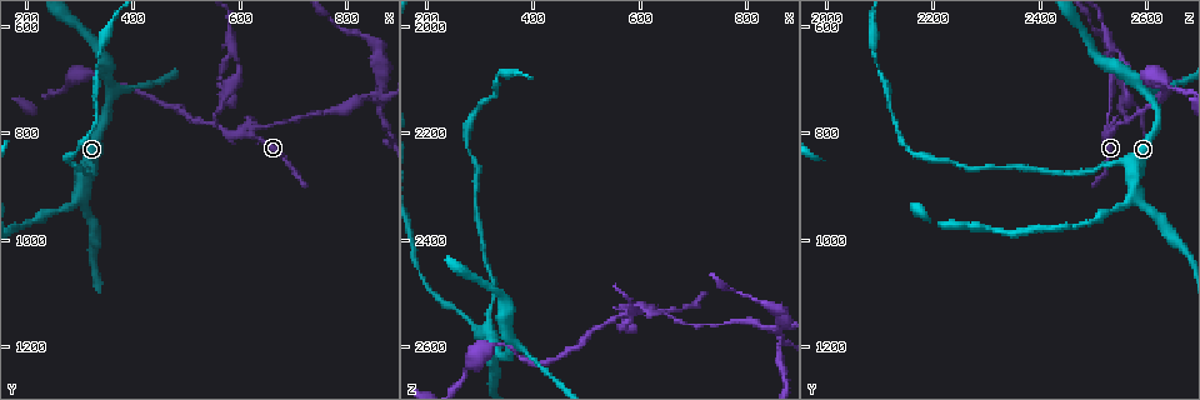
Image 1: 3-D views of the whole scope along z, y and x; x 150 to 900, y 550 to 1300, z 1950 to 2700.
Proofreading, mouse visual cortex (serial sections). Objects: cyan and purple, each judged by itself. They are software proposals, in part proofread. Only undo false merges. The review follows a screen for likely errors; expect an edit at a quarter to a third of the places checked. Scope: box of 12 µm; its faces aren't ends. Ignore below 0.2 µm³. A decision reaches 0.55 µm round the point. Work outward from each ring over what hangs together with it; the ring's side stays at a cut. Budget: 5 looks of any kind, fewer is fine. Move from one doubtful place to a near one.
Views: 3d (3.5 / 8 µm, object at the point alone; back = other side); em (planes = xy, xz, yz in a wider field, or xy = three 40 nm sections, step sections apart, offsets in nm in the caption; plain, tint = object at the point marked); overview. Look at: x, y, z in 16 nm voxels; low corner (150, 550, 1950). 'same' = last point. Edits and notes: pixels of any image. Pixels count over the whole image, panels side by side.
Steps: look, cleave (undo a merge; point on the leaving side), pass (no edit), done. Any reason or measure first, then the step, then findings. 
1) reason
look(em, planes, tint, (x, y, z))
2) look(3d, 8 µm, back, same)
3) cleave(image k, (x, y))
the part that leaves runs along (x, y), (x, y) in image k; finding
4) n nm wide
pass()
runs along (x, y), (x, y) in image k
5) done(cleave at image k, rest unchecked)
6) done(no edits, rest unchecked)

arms part here
look(3d, 3.5 µm, (360, 730, 2600))

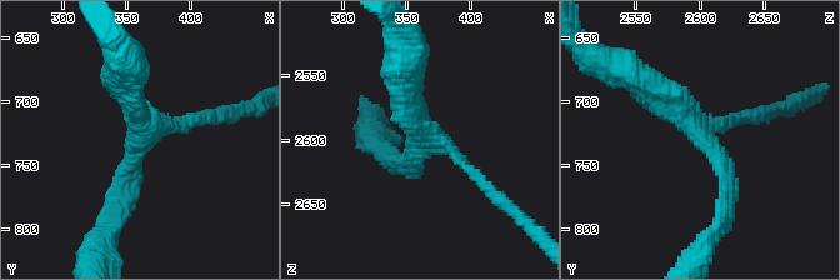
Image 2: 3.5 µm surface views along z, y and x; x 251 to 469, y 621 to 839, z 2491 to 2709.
3 arms; arms of 150, 200, 350 nm; need the tissue
look(em, xy, step 1, tint, (362, 728, 2602))

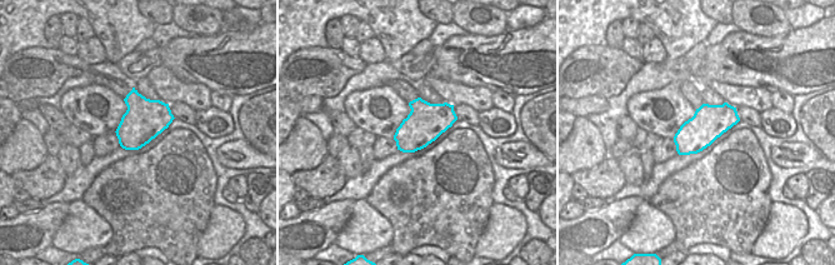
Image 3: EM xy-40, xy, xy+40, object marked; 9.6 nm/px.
look(em, xy, step 3, tint, same)

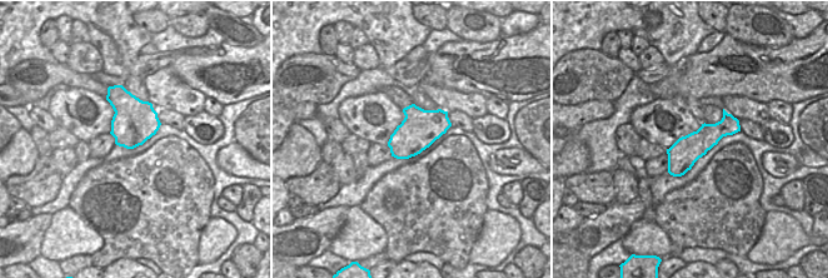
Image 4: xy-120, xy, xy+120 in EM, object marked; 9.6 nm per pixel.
pass()
runs along (736, 123), (707, 135), (671, 169) in image 4; one cell here

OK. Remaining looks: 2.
arms part here
look(3d, 8 µm, (580, 800, 2535))

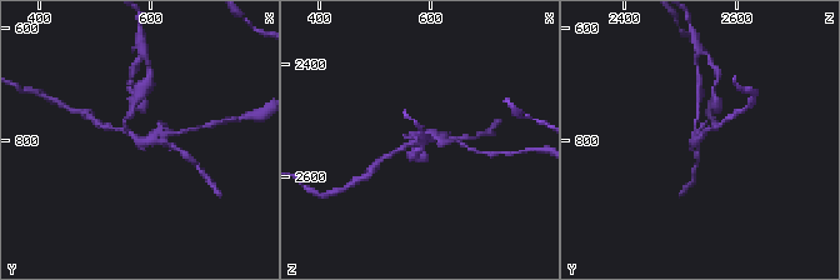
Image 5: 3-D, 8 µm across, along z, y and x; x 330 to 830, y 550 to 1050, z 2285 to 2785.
3 arms; arms of 100, 150, 150 nm
look(em, xy, step 5, tint, (575, 800, 2535))

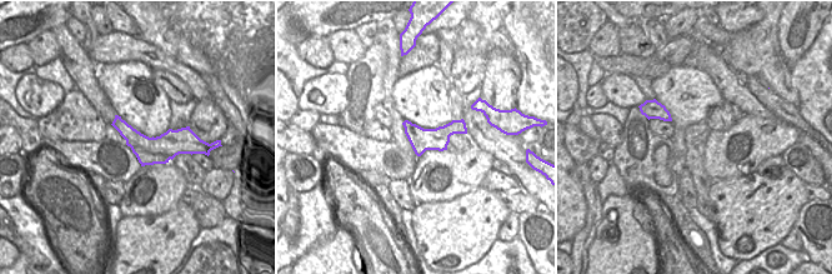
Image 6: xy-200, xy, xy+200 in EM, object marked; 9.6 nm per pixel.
cleave(image 5, (108, 126))
two cells meet here

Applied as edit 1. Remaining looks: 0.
done(cleave at image 5, rest unchecked)

